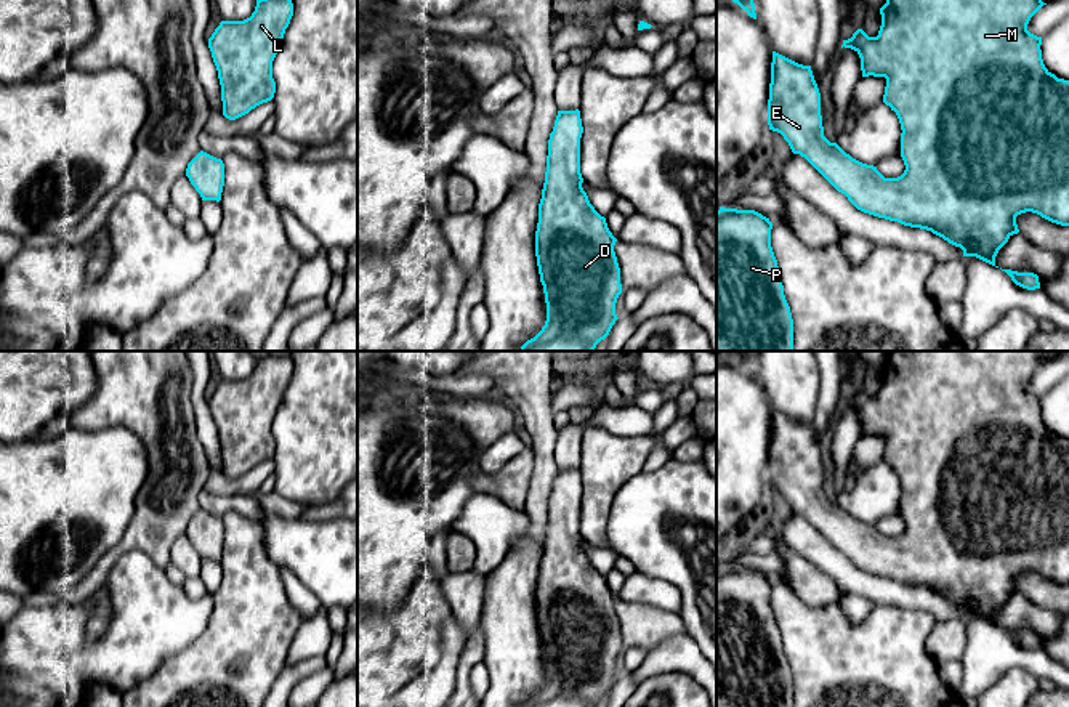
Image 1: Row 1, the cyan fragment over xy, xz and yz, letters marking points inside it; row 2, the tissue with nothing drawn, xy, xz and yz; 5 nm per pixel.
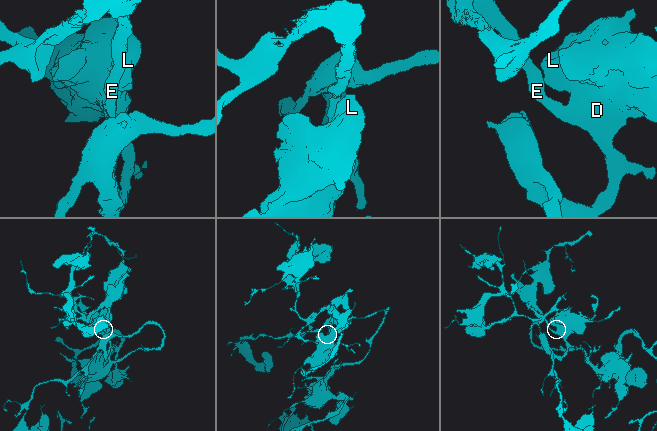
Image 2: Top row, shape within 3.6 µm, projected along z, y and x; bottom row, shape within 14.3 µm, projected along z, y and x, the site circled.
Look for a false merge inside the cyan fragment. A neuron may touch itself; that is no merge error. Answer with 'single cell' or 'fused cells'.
single cell

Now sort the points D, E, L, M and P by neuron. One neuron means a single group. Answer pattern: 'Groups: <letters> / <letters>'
Groups: D E L M P

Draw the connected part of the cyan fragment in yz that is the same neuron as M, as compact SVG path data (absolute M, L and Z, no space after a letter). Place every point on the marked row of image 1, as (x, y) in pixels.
M886 0L880 8L881 26L877 37L869 37L857 29L851 38L843 40L841 48L854 50L861 58L862 77L885 77L886 87L883 103L896 112L901 123L901 157L906 170L898 178L885 178L877 167L862 164L846 154L837 143L830 143L824 136L821 115L821 93L814 80L811 66L798 64L776 51L773 51L771 83L768 99L768 125L789 143L793 154L805 157L838 192L861 212L898 221L904 226L931 231L949 244L960 247L963 257L976 257L995 268L998 250L1013 234L1018 234L1016 216L1026 212L1040 215L1042 218L1069 226L1069 80L1058 79L1051 74L1042 59L1042 37L1027 30L1031 18L1047 3L1042 0Z

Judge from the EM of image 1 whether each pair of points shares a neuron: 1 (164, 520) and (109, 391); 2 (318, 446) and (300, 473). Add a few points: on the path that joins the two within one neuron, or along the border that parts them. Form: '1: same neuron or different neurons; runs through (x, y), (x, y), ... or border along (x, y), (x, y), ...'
1: same neuron; runs through (149, 489), (157, 476), (157, 444), (141, 424)
2: same neuron; runs through (318, 452), (306, 467)

